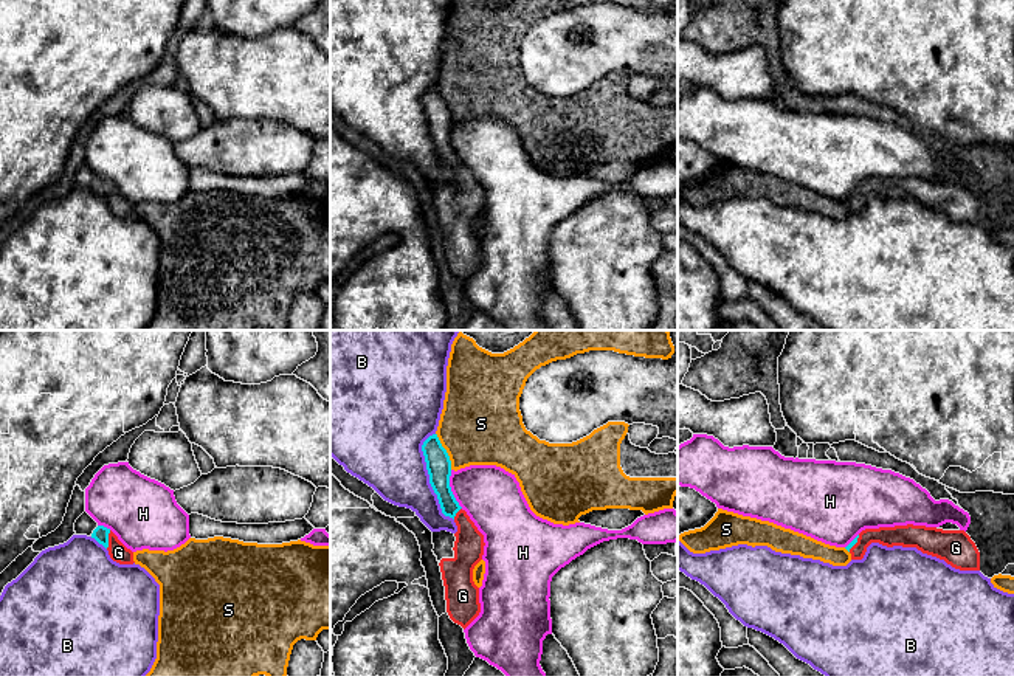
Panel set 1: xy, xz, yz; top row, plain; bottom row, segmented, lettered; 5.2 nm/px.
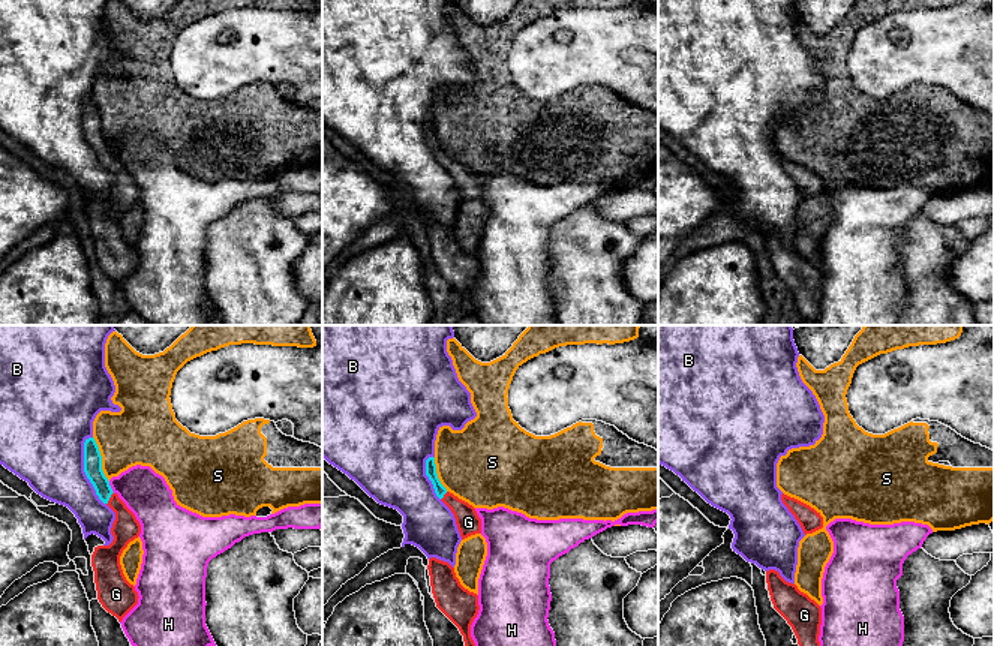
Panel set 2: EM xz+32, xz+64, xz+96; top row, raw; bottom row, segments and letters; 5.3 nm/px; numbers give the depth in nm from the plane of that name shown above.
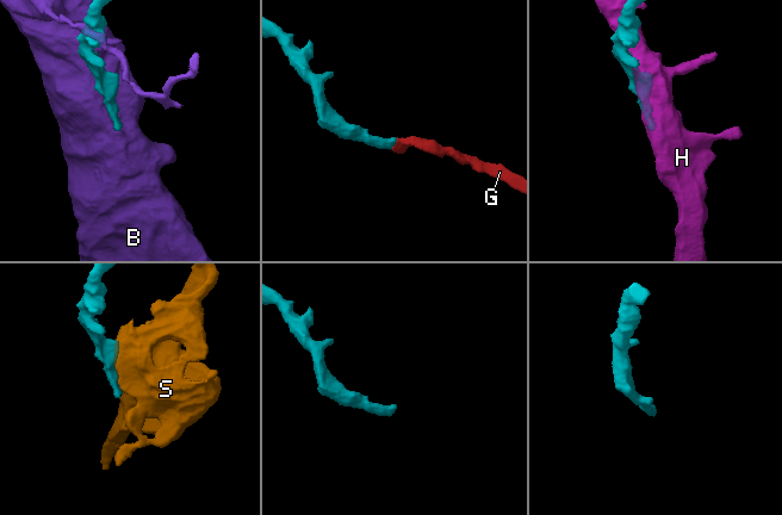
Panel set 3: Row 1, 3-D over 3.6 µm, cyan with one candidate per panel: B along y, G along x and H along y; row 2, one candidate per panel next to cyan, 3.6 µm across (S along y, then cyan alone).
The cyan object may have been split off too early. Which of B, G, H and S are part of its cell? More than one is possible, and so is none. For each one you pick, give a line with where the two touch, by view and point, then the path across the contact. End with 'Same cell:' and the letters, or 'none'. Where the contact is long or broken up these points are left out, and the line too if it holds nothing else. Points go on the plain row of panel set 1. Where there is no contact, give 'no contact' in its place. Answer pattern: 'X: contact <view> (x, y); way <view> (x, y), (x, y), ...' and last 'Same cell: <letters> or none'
G: contact xy (107, 193)
Same cell: G

